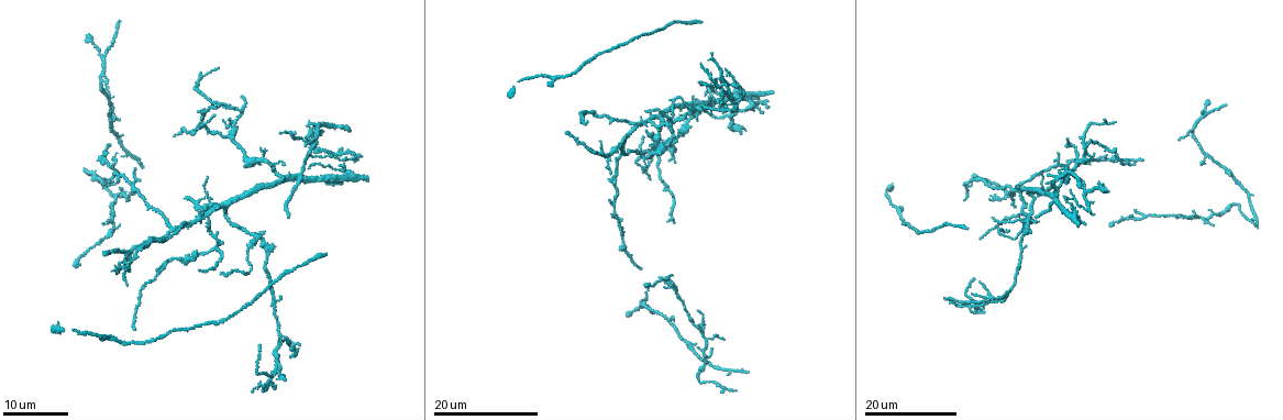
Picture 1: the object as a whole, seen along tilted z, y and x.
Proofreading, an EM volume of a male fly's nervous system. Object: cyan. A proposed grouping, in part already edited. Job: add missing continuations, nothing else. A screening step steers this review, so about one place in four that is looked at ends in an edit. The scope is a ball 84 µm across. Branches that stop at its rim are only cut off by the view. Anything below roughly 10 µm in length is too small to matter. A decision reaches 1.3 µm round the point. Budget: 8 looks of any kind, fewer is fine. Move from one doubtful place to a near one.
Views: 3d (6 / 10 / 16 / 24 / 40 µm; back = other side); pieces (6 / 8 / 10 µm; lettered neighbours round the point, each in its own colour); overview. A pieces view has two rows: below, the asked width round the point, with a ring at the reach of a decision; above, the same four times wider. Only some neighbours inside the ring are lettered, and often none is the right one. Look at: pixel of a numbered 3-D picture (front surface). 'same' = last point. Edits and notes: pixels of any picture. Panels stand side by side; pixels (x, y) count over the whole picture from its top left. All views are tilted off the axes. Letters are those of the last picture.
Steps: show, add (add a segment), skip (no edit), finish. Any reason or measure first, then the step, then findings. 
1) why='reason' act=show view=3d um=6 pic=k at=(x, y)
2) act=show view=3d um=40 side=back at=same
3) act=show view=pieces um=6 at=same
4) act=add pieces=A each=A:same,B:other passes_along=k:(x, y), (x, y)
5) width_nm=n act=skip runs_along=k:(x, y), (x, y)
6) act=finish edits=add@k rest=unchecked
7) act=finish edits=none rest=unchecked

why='thick end' act=show view=3d um=24 pic=1 at=(103, 254)

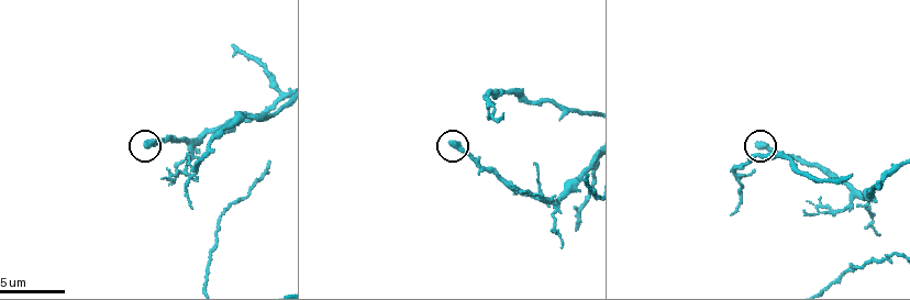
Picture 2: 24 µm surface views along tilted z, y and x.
act=show view=pieces um=10 pic=2 at=(760, 145)

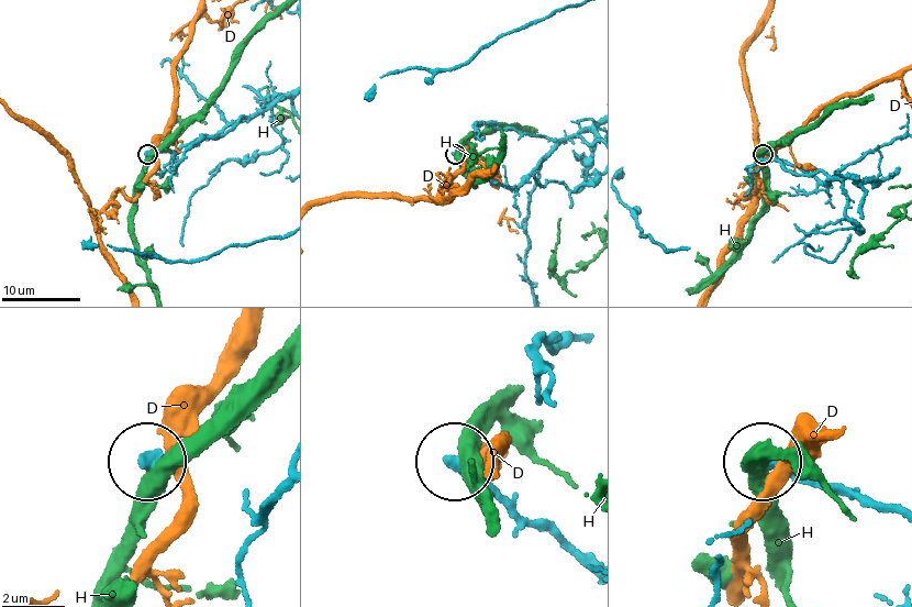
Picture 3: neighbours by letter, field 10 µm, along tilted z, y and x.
act=skip each=D:other,H:other runs_along=3:(580, 559), (457, 463) found='none of them fits'

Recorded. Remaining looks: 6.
why='branch stops here' act=show view=3d um=24 pic=1 at=(188, 198)

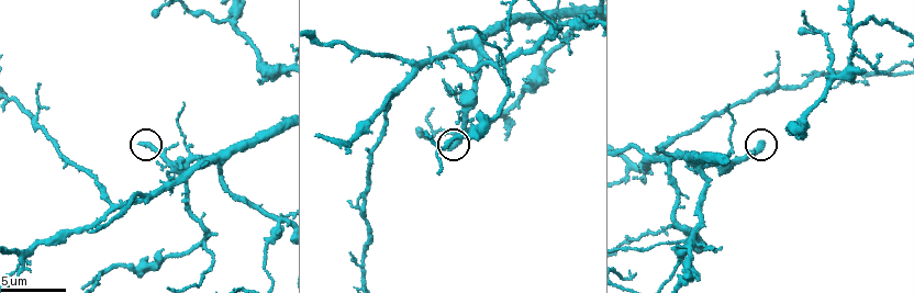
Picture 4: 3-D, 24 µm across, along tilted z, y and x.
act=show view=pieces um=6 pic=4 at=(143, 142)

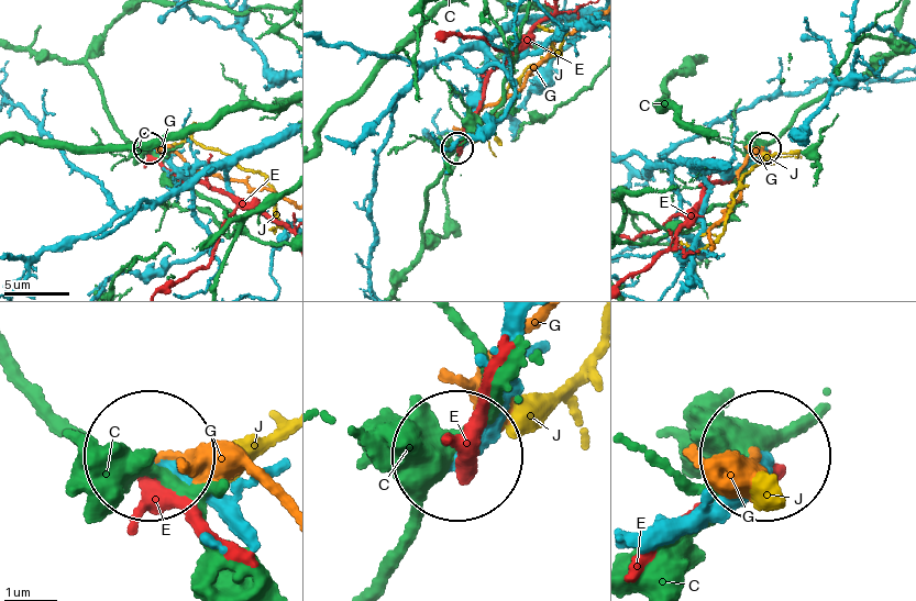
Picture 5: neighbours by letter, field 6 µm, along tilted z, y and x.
width_nm=300 act=skip each=C:other,E:other,G:other,J:other runs_along=5:(686, 523), (720, 516), (770, 460) found='no lettered segment goes on from it'

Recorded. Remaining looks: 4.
why='free end' act=show view=3d um=6 pic=4 at=(804, 72)

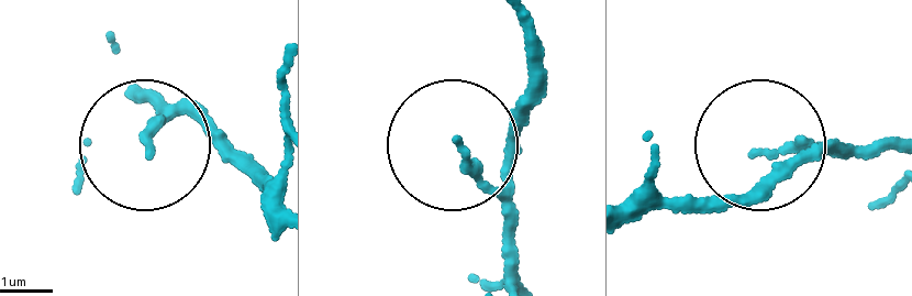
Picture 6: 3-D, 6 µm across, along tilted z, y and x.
act=show view=pieces um=10 pic=6 at=(758, 150)

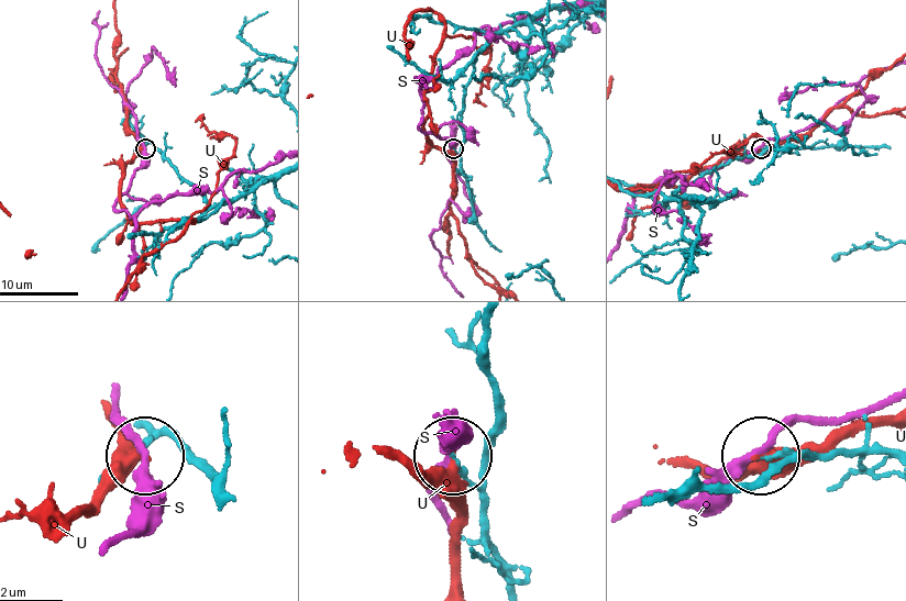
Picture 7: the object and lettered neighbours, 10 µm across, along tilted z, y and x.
act=skip each=S:other,U:other found='no lettered segment goes on from it'

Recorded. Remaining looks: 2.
why='free end' act=show view=3d um=24 pic=1 at=(711, 99)

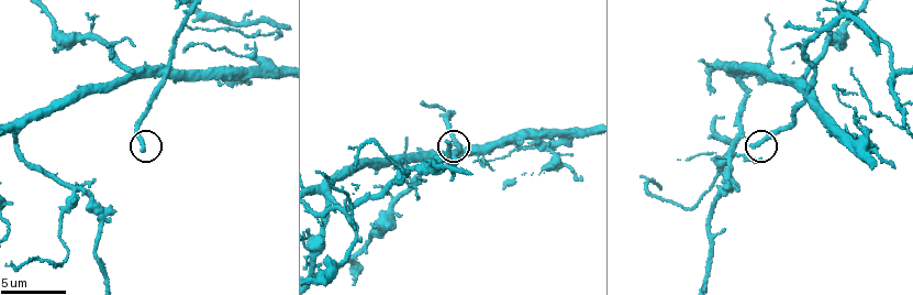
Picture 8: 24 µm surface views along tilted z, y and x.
act=show view=pieces um=10 pic=8 at=(446, 144)

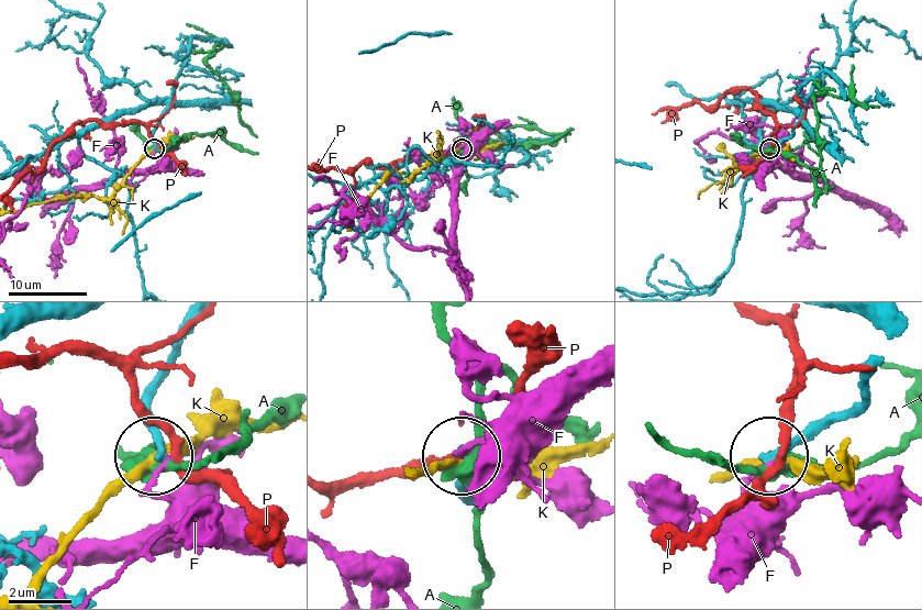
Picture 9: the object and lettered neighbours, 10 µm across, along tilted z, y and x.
act=skip each=A:other,F:other,K:other,P:other runs_along=9:(97, 126), (160, 104), (154, 147) found='none of them fits'

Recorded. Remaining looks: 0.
act=finish edits=none rest=unchecked

